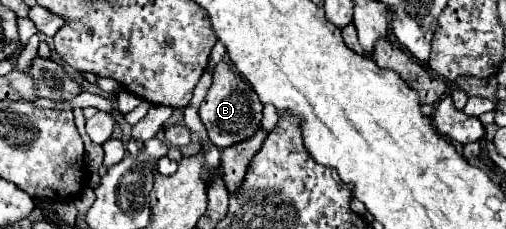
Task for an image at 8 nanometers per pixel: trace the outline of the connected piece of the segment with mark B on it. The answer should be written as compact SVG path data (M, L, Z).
M221 62L213 70L213 84L199 108L199 116L207 126L211 142L219 148L229 148L237 142L251 138L255 132L261 130L263 104L259 102L255 90L241 76L237 76L225 62Z

